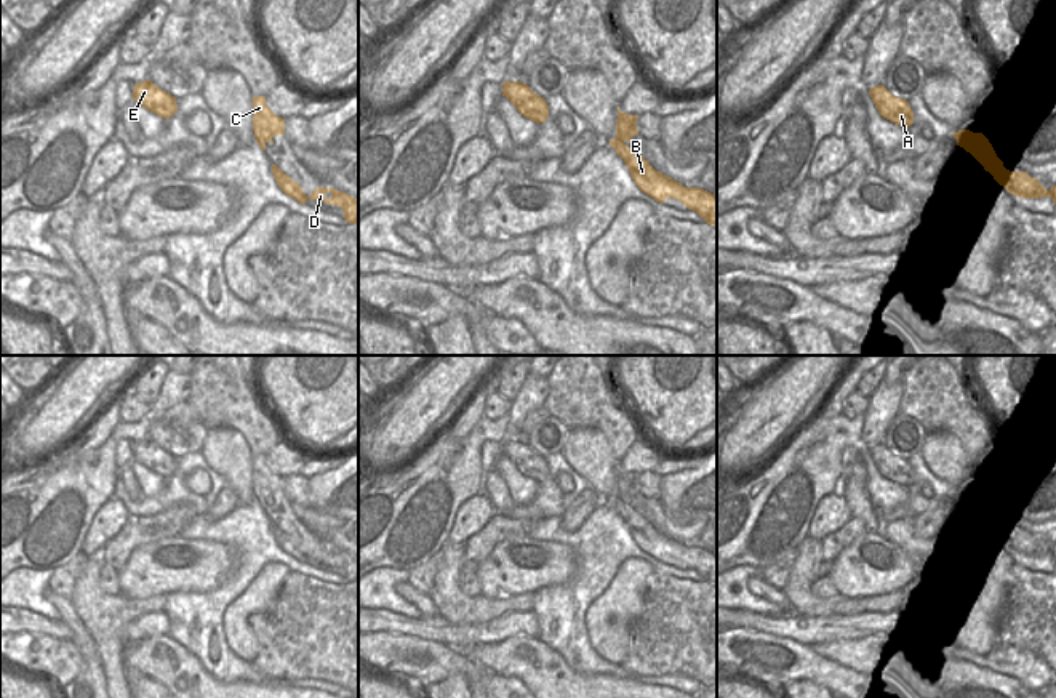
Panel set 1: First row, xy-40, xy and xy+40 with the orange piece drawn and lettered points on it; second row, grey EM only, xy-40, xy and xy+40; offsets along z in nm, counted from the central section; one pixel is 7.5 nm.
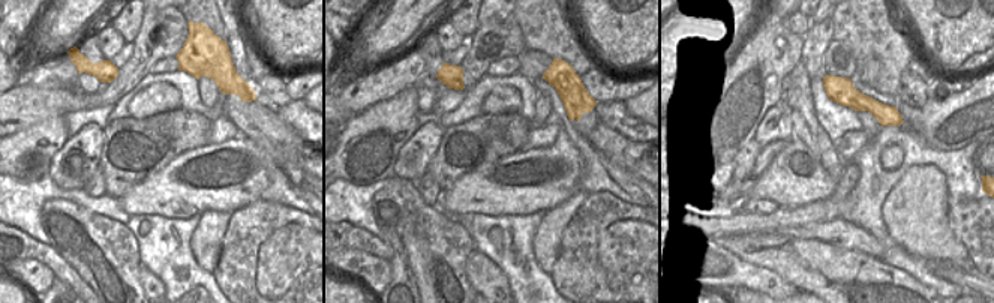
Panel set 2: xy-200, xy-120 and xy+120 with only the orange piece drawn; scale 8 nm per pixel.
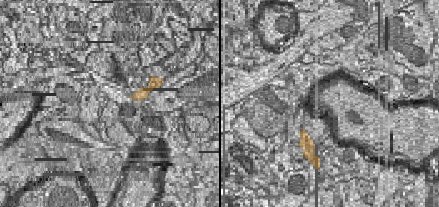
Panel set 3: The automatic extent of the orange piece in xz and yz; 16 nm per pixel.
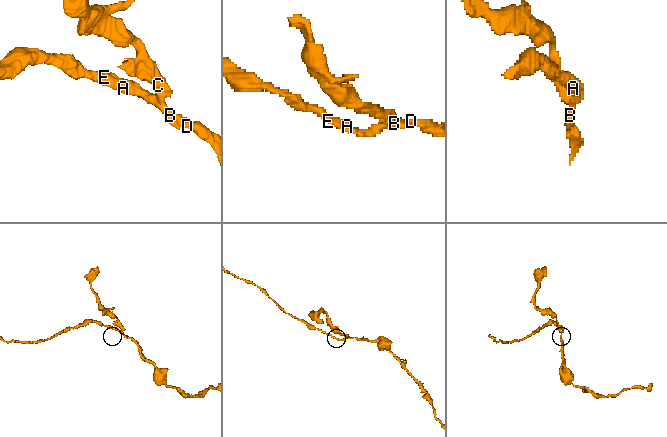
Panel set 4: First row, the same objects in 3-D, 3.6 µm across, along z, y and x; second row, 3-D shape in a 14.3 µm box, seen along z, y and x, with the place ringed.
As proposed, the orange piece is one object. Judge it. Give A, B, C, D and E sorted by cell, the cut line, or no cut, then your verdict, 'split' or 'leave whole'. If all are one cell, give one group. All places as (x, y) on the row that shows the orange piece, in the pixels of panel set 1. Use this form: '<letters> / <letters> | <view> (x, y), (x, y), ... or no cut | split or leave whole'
A B D E / C | xy (615, 138), (623, 143) | split

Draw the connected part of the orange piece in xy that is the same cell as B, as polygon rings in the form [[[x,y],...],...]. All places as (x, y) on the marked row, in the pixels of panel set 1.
[[[610,139],[610,146],[624,160],[634,183],[642,192],[659,203],[666,199],[680,200],[688,210],[696,211],[707,224],[717,227],[717,197],[701,187],[685,187],[682,183],[656,171],[650,162],[619,139]]]

